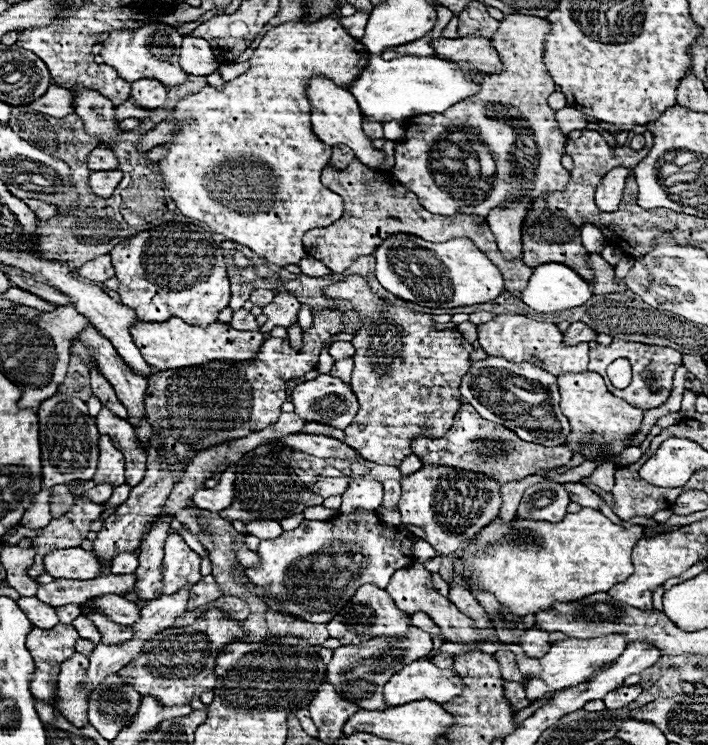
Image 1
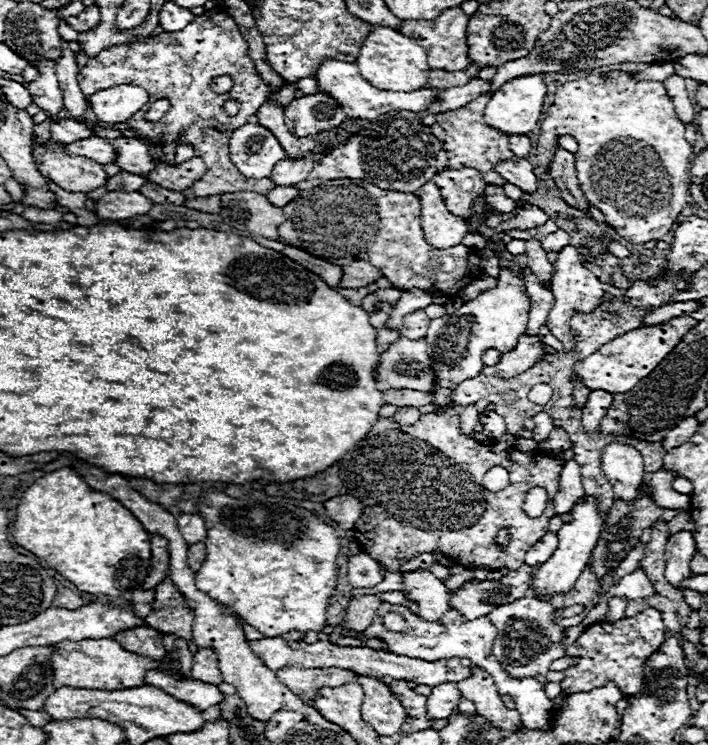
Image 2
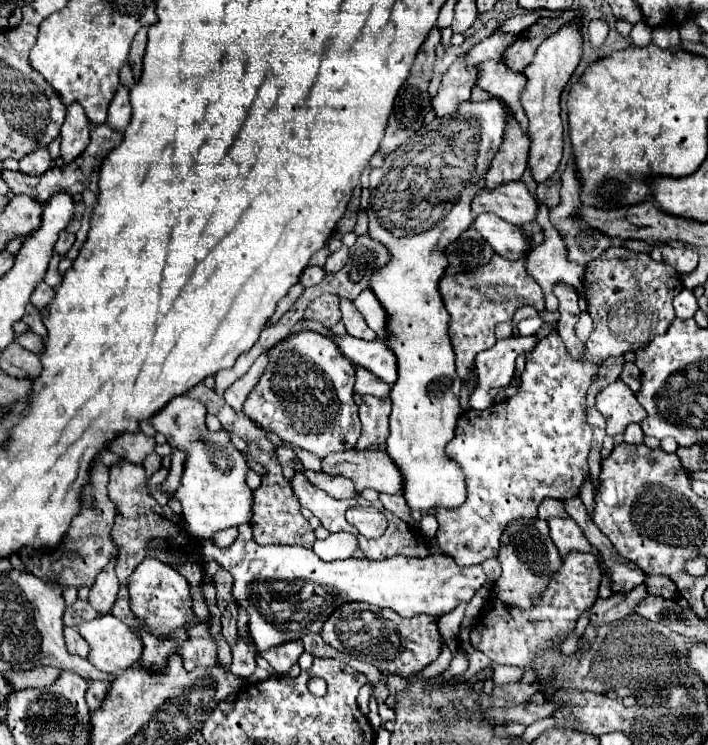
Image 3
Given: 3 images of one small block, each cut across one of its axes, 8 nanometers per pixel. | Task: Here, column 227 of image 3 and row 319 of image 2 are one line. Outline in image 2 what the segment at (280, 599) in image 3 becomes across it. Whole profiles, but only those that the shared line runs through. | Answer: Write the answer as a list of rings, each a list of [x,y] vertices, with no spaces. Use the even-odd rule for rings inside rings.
[[[572,244],[564,246],[558,252],[558,260],[554,262],[554,268],[556,268],[556,274],[554,274],[554,280],[552,280],[552,294],[554,294],[556,302],[554,302],[554,306],[552,306],[550,314],[548,314],[546,326],[562,342],[566,351],[576,351],[576,343],[573,336],[570,336],[568,320],[572,318],[574,310],[576,312],[590,312],[590,310],[598,308],[600,298],[604,296],[602,282],[598,278],[594,278],[594,274],[590,274],[590,270],[586,270],[582,266],[582,256]]]

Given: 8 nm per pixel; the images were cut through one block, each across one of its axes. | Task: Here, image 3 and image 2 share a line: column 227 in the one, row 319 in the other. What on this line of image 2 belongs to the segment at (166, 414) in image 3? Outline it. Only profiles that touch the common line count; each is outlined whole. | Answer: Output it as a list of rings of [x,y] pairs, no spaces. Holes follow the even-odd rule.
[[[500,268],[496,280],[498,286],[494,290],[478,294],[474,300],[468,300],[464,306],[454,310],[454,314],[446,314],[430,322],[426,344],[440,388],[454,388],[466,378],[476,378],[482,370],[480,356],[486,350],[494,348],[498,352],[510,352],[518,344],[518,338],[526,334],[530,312],[526,286],[508,268]]]

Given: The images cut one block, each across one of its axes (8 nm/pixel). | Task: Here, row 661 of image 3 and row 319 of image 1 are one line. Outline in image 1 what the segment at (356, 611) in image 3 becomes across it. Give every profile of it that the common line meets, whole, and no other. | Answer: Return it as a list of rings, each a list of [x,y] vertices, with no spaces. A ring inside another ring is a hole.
[[[358,274],[328,284],[324,288],[324,298],[338,306],[350,302],[350,306],[362,318],[362,324],[366,324],[354,332],[354,340],[352,340],[356,354],[352,356],[354,372],[352,372],[350,388],[358,398],[360,410],[354,416],[354,422],[344,430],[346,432],[344,442],[350,448],[358,450],[358,454],[364,460],[386,464],[386,466],[400,466],[402,460],[412,454],[414,438],[420,436],[442,438],[450,430],[452,418],[458,412],[458,406],[462,406],[462,396],[458,388],[464,374],[472,366],[470,354],[474,348],[462,338],[458,330],[436,330],[436,322],[432,314],[412,312],[402,306],[384,302],[378,294],[370,290],[368,282]]]

